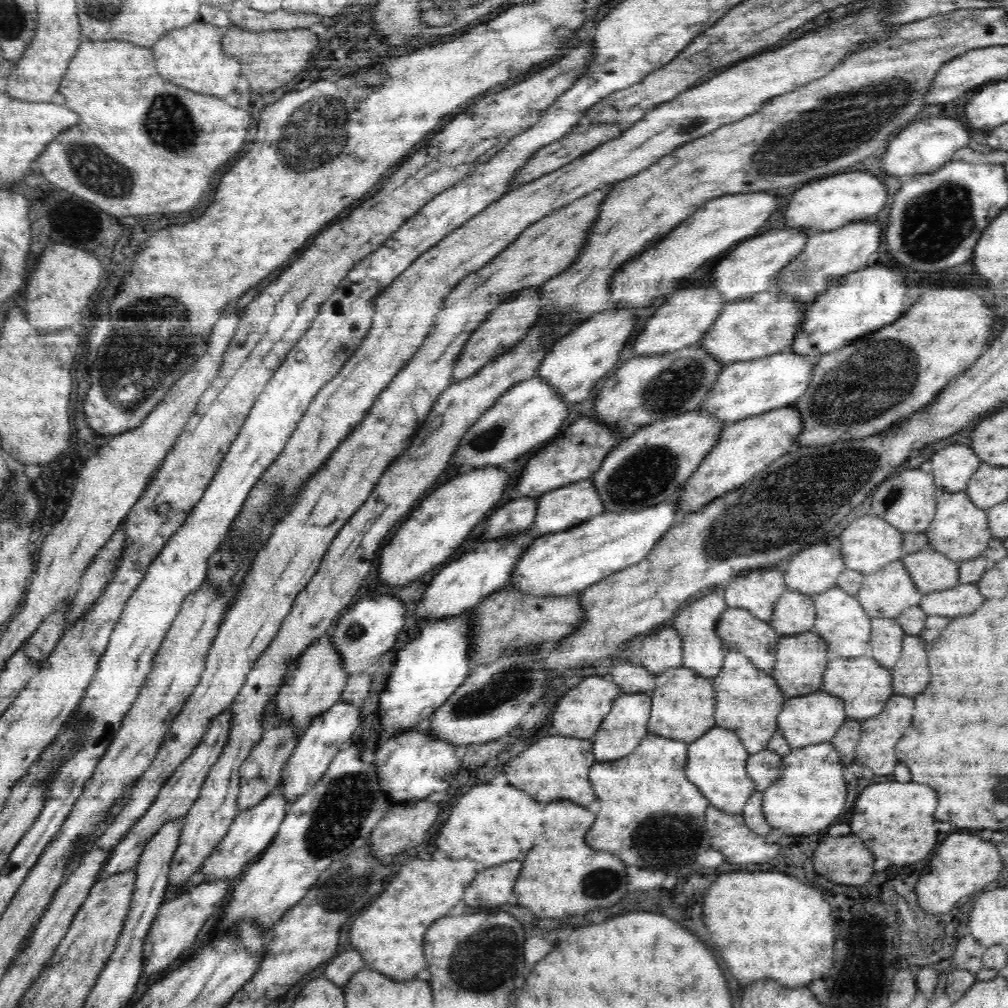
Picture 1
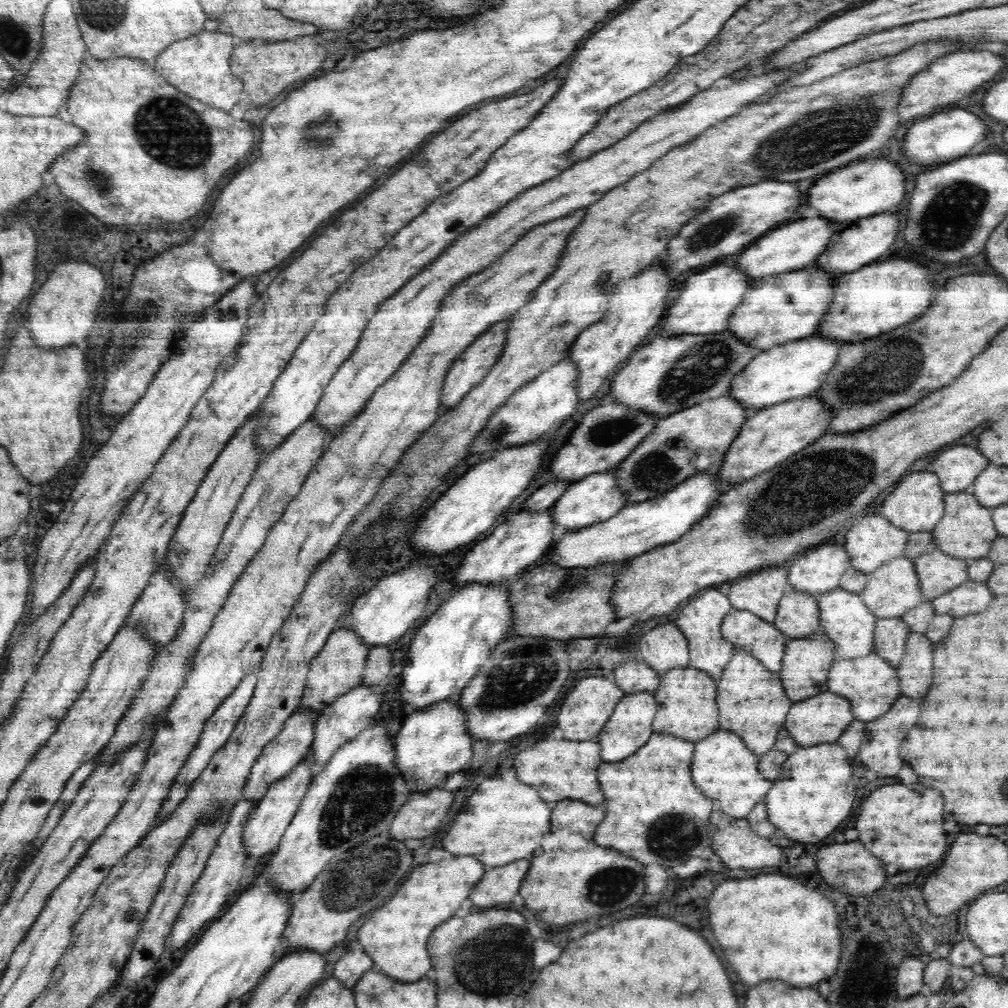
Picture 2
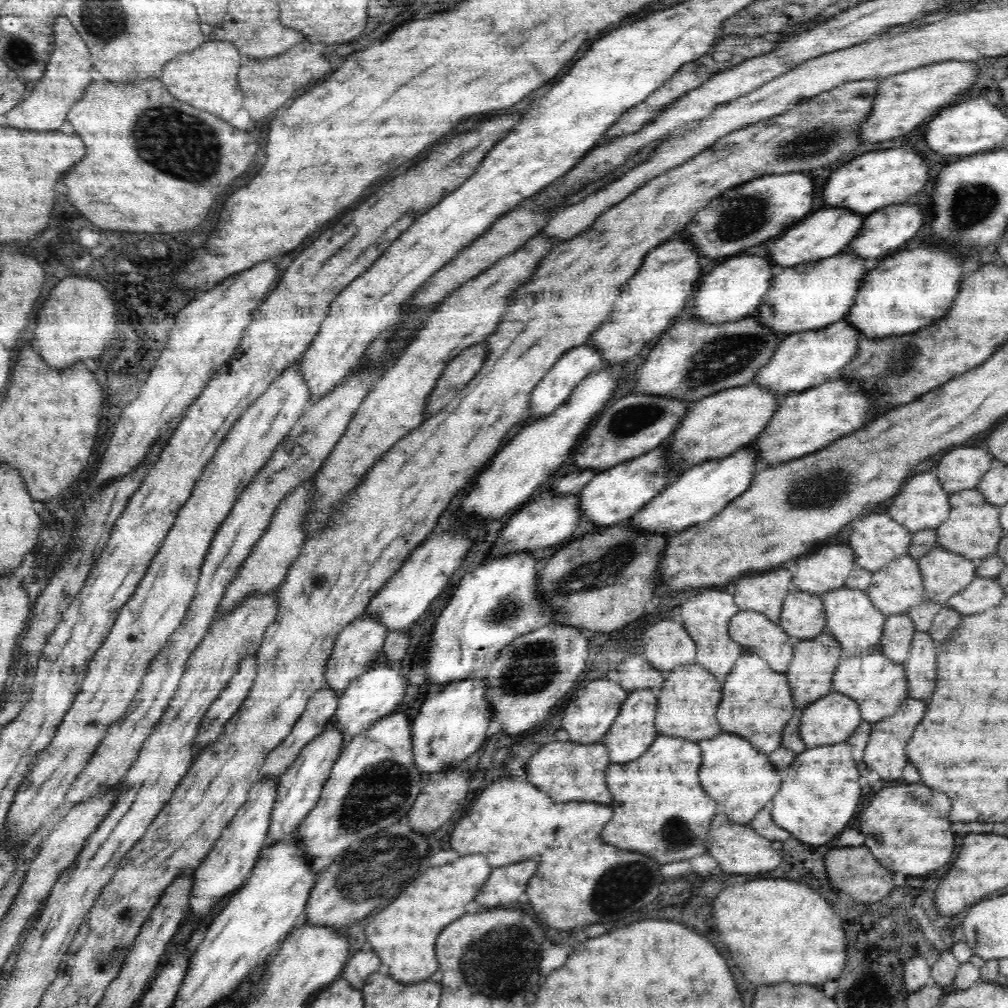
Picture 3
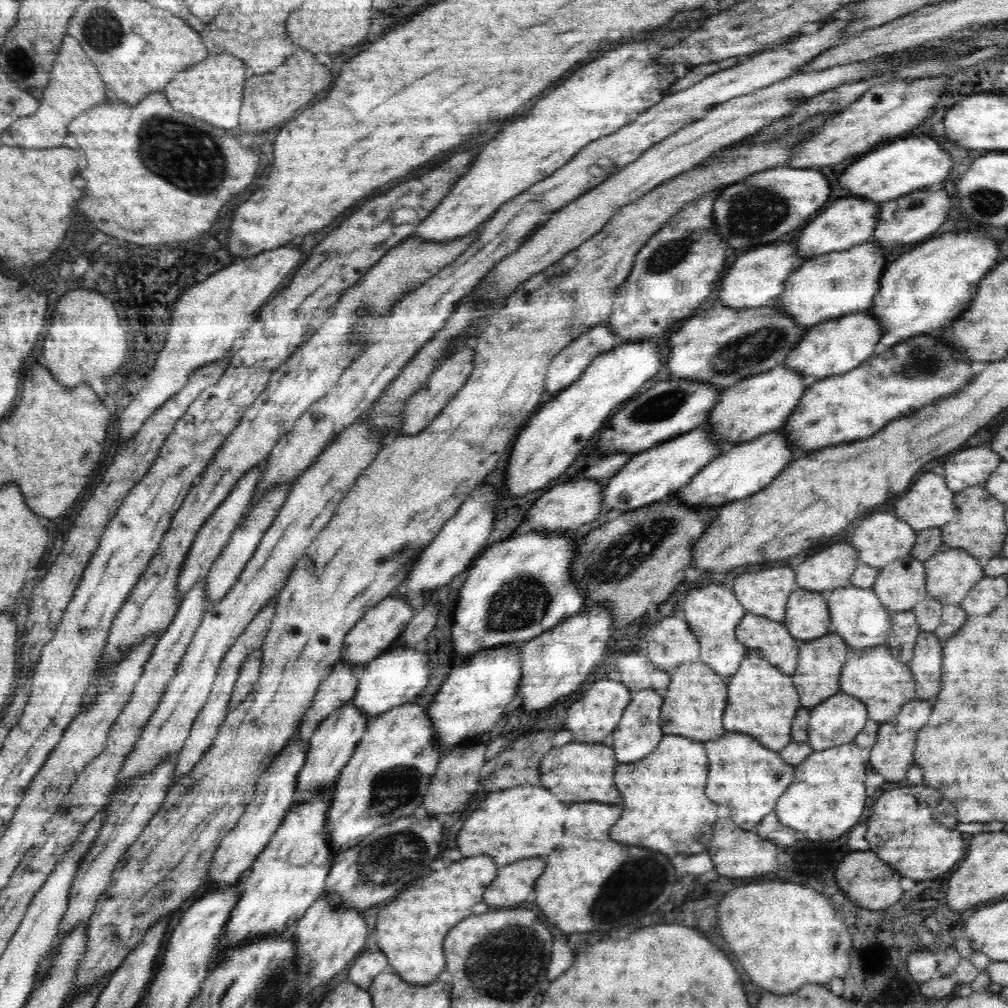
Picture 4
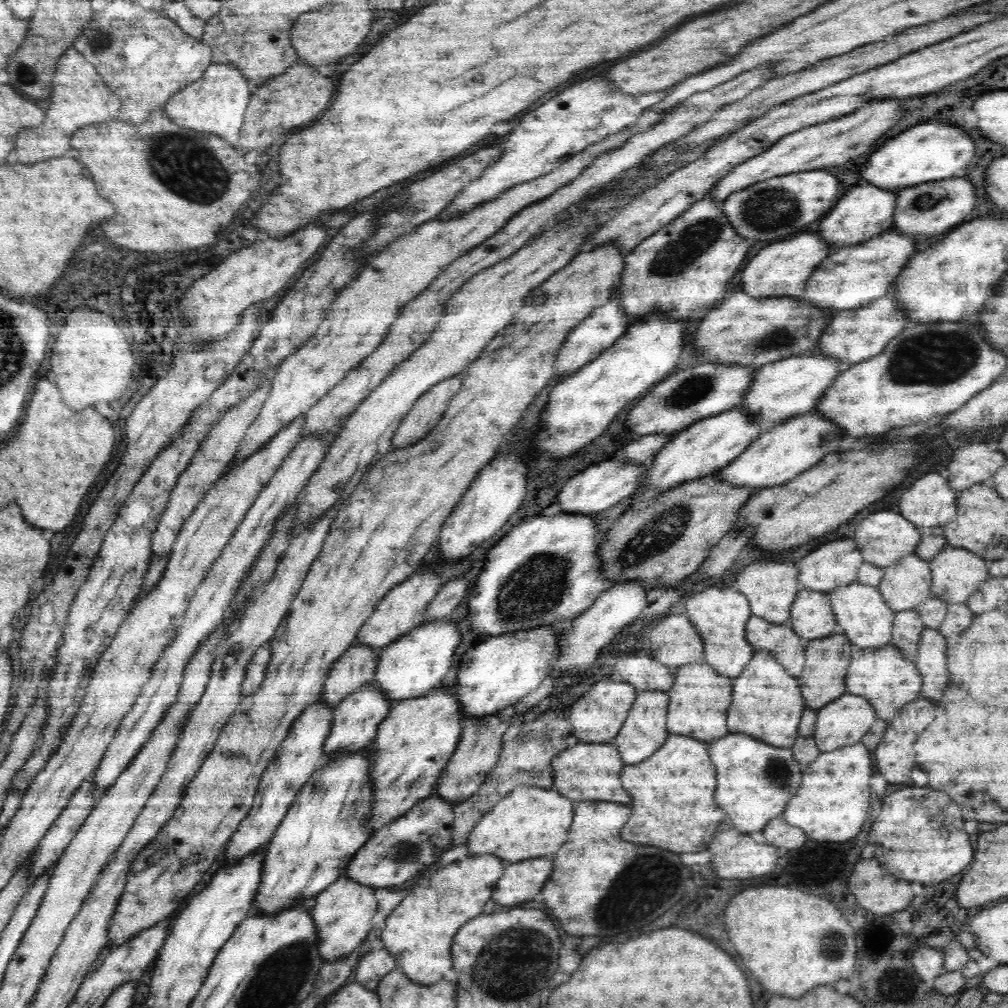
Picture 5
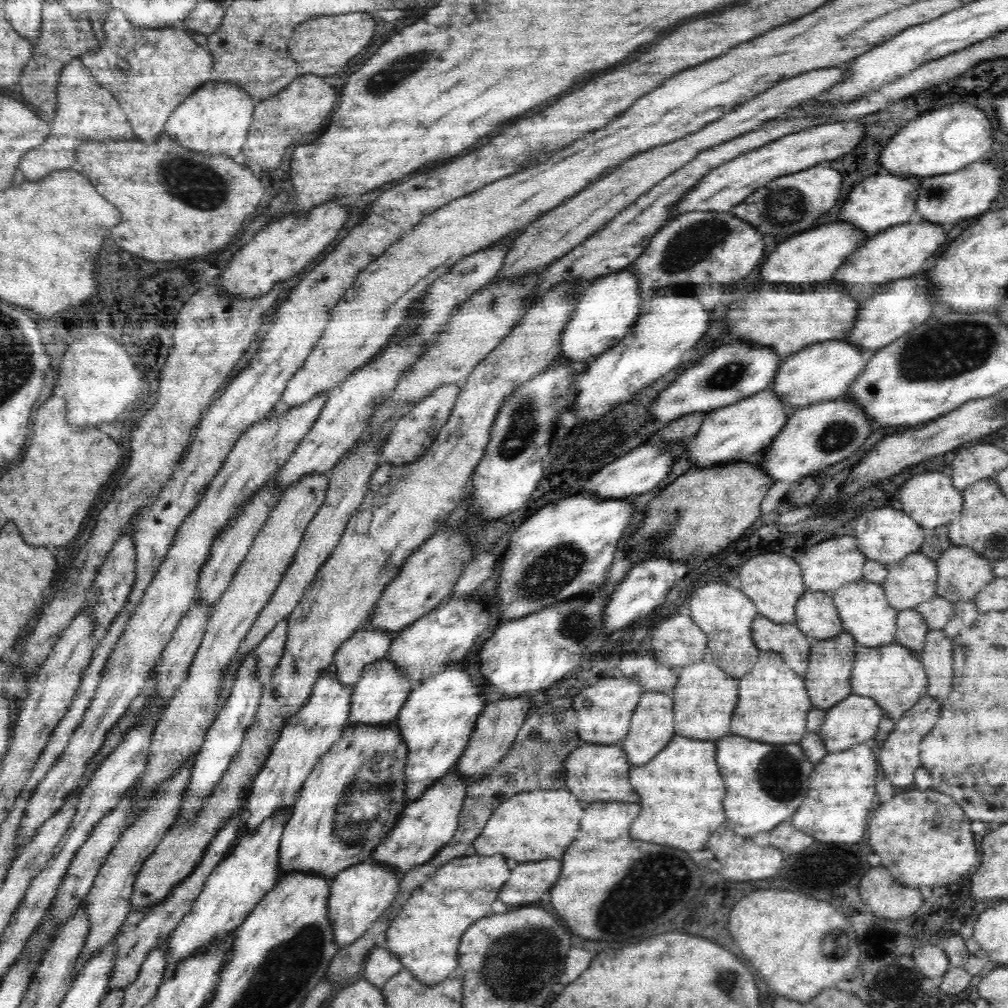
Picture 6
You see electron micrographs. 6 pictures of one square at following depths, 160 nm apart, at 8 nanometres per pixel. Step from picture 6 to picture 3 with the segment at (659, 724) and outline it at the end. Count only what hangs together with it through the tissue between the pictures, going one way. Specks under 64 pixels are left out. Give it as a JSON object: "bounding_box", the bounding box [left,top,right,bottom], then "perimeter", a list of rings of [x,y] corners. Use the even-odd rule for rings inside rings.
{"bounding_box":[599,689,659,762],"perimeter":[[[640,689],[632,692],[621,706],[614,724],[607,734],[599,741],[608,747],[608,756],[612,762],[630,762],[640,758],[652,746],[652,742],[659,736],[655,728],[657,699],[659,695],[653,689]]]}

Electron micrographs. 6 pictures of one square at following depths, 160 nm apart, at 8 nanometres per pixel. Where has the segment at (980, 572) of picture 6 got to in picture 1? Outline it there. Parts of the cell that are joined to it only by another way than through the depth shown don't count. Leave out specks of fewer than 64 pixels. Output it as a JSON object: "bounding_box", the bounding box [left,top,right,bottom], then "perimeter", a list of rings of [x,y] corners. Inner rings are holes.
{"bounding_box":[901,550,960,594],"perimeter":[[[920,550],[901,559],[916,588],[923,594],[952,588],[960,583],[959,561],[934,550]]]}

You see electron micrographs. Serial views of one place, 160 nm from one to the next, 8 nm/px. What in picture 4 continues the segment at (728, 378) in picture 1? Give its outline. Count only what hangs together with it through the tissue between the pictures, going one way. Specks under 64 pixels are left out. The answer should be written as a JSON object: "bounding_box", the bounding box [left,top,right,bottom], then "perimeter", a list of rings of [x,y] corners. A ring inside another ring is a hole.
{"bounding_box":[783,312,882,381],"perimeter":[[[870,312],[856,313],[834,318],[808,328],[804,338],[786,356],[783,365],[813,381],[854,370],[879,350],[882,327]]]}

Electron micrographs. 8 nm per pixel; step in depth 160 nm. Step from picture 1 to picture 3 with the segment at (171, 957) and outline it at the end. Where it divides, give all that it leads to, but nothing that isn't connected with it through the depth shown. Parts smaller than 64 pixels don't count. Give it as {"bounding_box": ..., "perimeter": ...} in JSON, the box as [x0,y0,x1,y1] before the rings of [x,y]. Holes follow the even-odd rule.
{"bounding_box":[189,777,278,920],"perimeter":[[[259,777],[250,790],[248,801],[236,812],[230,824],[216,840],[214,848],[208,852],[207,858],[193,876],[193,888],[189,900],[189,911],[192,920],[206,916],[216,902],[220,902],[226,894],[230,894],[239,886],[243,886],[257,864],[258,854],[268,846],[268,828],[272,810],[277,802],[278,783],[274,777]]]}

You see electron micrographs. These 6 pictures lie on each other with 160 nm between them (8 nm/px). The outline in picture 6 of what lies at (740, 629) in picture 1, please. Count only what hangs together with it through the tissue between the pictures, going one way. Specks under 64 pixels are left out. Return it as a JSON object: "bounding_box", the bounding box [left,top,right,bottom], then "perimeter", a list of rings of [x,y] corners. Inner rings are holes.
{"bounding_box":[752,614,813,674],"perimeter":[[[759,614],[752,622],[752,639],[761,651],[778,653],[796,674],[806,674],[813,641],[795,623],[777,623]]]}

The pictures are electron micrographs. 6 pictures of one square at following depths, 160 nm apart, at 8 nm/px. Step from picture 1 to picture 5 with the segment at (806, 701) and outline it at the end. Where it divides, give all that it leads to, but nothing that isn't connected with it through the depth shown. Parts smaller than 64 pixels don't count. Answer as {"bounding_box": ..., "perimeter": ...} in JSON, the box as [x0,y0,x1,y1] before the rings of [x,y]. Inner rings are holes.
{"bounding_box":[813,692,876,752],"perimeter":[[[848,692],[842,694],[840,698],[836,698],[836,700],[817,710],[816,730],[814,730],[813,735],[816,746],[821,752],[831,752],[831,750],[838,750],[843,746],[860,743],[860,740],[869,732],[876,719],[874,707],[868,703],[866,697]]]}

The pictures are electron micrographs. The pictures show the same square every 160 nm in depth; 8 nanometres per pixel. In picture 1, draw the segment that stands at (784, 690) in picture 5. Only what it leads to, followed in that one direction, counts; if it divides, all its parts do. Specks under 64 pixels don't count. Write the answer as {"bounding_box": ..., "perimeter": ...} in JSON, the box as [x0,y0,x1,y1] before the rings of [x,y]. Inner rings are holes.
{"bounding_box":[711,650,786,755],"perimeter":[[[727,650],[720,674],[711,680],[716,691],[717,726],[734,731],[750,755],[768,749],[770,738],[778,731],[778,716],[786,700],[776,679],[754,666],[741,652]]]}

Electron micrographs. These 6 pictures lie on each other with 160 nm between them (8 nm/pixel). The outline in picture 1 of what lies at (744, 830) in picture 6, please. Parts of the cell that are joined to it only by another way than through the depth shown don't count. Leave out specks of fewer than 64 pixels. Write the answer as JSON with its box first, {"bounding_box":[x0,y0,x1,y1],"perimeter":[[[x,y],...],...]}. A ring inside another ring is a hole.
{"bounding_box":[686,726,756,814],"perimeter":[[[716,726],[694,742],[688,743],[686,776],[717,809],[728,814],[741,814],[746,801],[756,791],[754,781],[746,773],[749,756],[734,731]]]}

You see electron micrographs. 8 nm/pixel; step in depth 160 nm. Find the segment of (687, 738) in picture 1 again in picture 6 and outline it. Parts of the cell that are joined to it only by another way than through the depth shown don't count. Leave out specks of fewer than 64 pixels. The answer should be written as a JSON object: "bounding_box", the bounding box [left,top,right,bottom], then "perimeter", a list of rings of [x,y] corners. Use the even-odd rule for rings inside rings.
{"bounding_box":[672,661,738,741],"perimeter":[[[700,661],[678,670],[678,682],[672,689],[673,719],[676,735],[691,739],[716,741],[730,734],[730,720],[738,704],[738,682],[716,664]]]}

